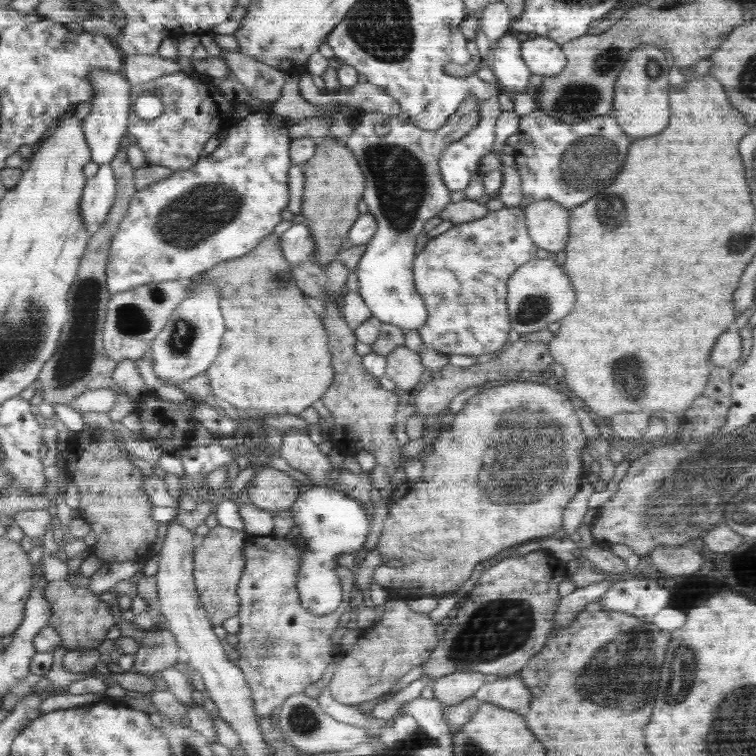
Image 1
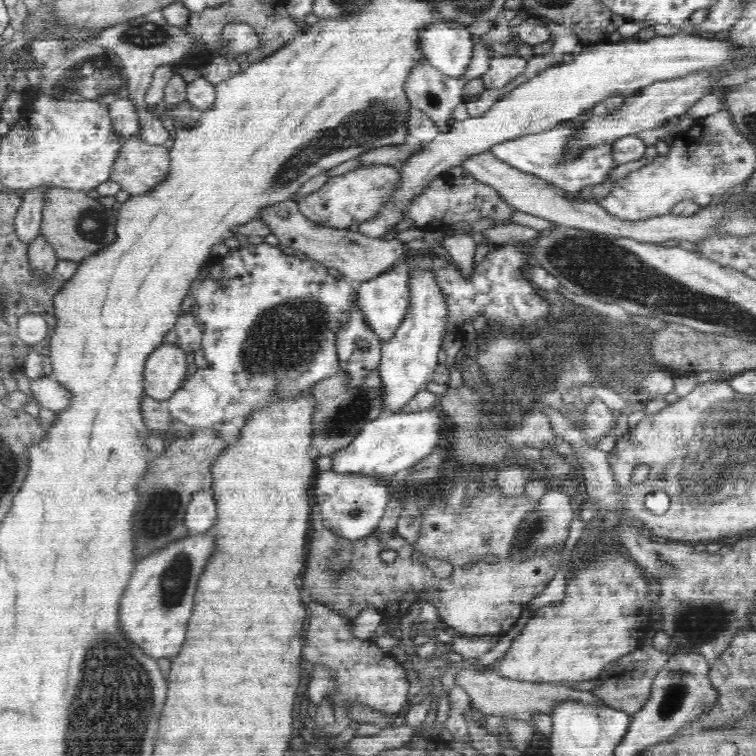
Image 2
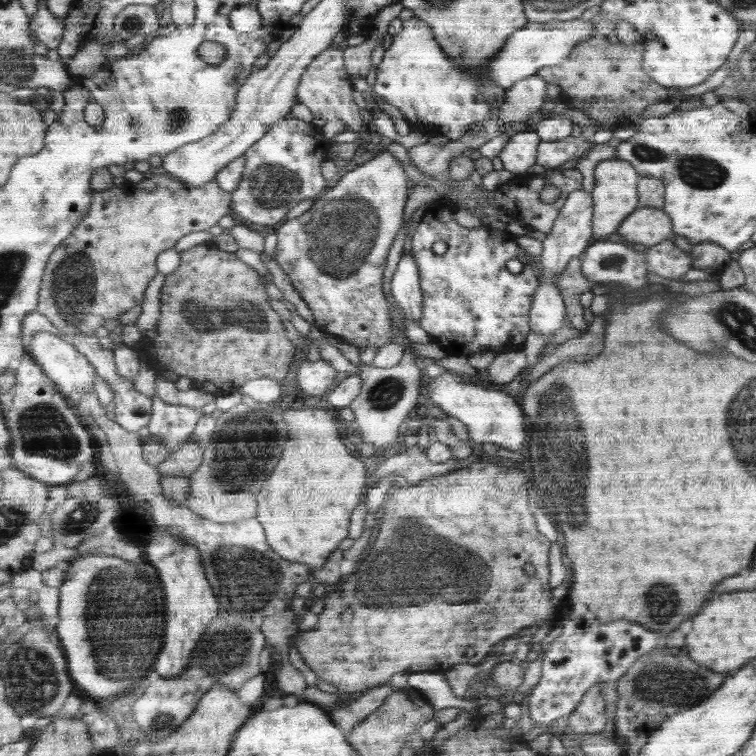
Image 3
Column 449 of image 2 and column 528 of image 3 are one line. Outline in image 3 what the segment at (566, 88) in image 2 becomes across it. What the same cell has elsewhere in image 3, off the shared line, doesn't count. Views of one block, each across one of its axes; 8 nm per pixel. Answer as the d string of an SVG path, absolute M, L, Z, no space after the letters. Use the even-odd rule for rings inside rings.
M534 129L520 132L509 138L509 142L499 154L504 170L512 172L516 177L527 173L528 168L536 164L539 144L539 136Z

